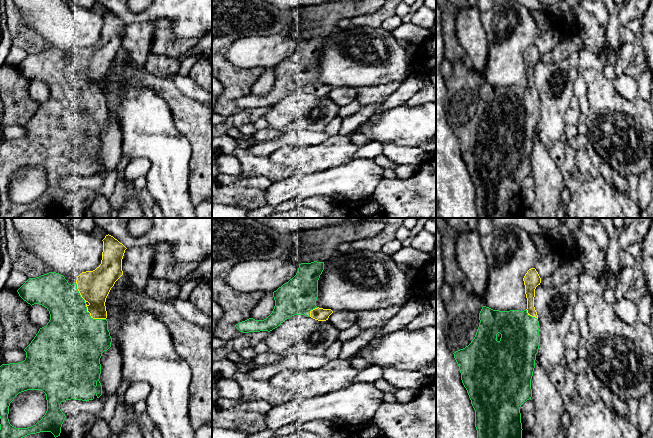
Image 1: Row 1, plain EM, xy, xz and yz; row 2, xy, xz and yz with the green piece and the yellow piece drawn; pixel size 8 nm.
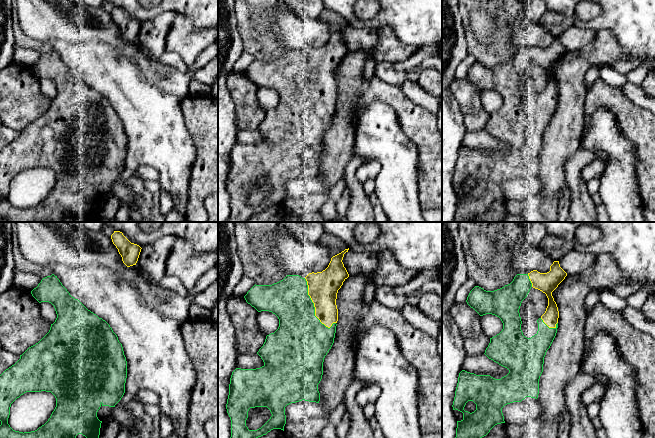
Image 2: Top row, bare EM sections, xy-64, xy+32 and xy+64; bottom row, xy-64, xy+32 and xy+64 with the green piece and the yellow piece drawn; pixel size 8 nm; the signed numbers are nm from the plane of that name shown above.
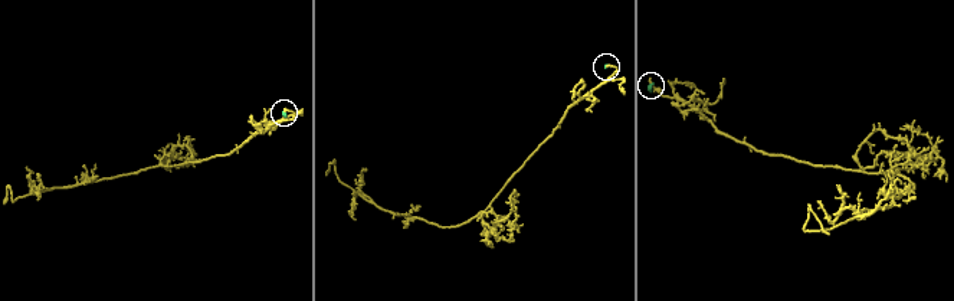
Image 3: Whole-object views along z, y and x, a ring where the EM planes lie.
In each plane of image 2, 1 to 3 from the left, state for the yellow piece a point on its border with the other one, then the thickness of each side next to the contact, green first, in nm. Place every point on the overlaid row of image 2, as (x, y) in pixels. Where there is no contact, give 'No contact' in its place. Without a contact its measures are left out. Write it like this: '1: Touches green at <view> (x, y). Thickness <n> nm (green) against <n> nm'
1: No contact
2: Touches green at xy+32 (313, 304). Thickness 360 nm (green) against 240 nm
3: Touches green at xy+64 (547, 326). Thickness 240 nm (green) against 120 nm

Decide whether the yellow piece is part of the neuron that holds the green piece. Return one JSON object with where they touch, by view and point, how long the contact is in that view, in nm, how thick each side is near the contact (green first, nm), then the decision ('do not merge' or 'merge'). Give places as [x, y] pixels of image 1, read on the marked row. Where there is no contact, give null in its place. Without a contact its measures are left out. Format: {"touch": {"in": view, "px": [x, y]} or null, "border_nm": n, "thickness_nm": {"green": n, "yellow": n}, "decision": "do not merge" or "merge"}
{"touch": {"in": "xy", "px": [85, 306]}, "border_nm": 380, "thickness_nm": {"green": 400, "yellow": 260}, "decision": "merge"}

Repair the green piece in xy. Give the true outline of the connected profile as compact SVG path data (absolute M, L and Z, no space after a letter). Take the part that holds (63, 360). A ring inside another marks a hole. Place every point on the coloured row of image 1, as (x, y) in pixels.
M111 235L103 241L101 264L93 271L82 272L74 284L69 284L65 277L56 272L49 272L36 278L29 278L18 290L19 296L31 306L44 306L50 314L46 326L39 329L31 343L24 349L26 358L22 362L2 364L0 366L0 438L23 438L30 434L51 432L54 437L60 436L62 424L66 418L60 404L66 400L93 400L102 395L100 358L104 351L111 347L112 338L108 330L106 298L115 282L123 275L122 259L127 249ZM27 390L41 390L46 394L47 411L40 421L28 428L16 428L8 419L9 406L14 398Z

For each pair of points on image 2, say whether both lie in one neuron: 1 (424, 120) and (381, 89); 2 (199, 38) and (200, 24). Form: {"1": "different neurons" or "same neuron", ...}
{"1": "same neuron", "2": "different neurons"}

